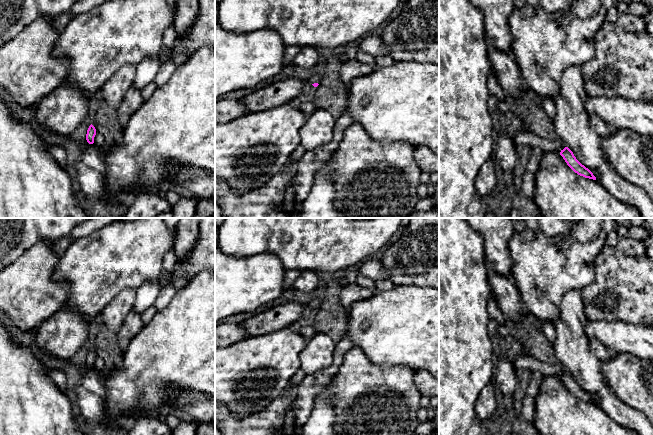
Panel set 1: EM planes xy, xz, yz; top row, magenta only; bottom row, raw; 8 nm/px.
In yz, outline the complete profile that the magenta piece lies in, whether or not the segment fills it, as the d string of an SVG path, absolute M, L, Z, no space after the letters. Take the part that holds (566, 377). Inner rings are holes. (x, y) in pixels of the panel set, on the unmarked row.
M568 371L561 374L560 379L575 397L585 402L596 404L593 397L576 383L573 376Z

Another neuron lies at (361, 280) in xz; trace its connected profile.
M357 271L357 278L356 284L362 286L367 289L374 289L375 288L375 281L367 278L366 276L362 275L360 272Z

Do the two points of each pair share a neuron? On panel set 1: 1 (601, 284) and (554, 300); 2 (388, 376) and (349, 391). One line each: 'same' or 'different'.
1: different
2: same

